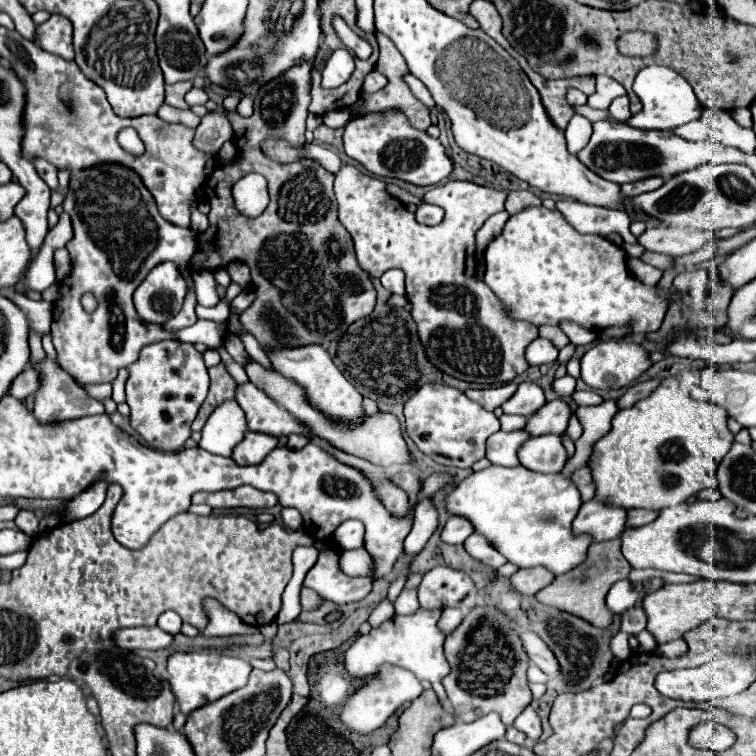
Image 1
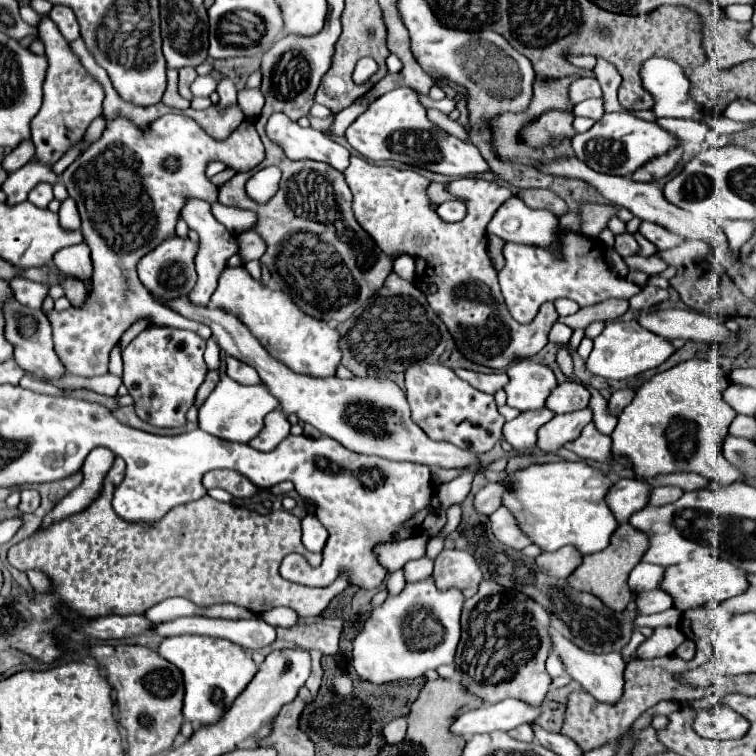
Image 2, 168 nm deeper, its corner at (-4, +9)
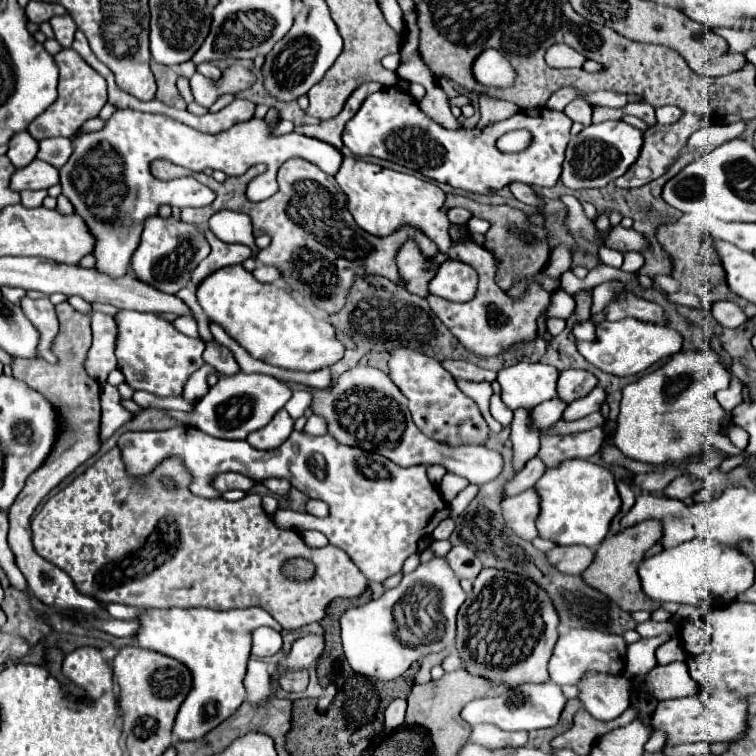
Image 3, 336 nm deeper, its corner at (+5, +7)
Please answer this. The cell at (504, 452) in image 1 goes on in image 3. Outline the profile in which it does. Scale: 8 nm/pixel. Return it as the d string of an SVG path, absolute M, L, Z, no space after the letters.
M554 397L550 401L544 401L542 405L536 405L532 409L532 427L548 429L550 425L554 425L554 421L558 421L562 417L566 407L568 407L568 403L558 399L558 397Z

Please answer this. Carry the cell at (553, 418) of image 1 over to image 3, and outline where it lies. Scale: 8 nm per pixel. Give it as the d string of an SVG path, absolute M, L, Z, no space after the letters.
M568 369L560 373L558 379L558 397L562 397L566 403L572 403L578 397L586 397L594 387L598 379L582 369Z

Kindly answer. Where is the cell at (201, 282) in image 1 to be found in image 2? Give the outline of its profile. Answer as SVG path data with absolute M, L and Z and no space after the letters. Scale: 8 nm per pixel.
M245 267L225 269L219 277L219 285L211 295L211 305L233 311L249 331L259 339L259 343L279 361L287 363L289 369L307 373L311 377L335 377L341 365L339 333L319 319L303 315L299 307L283 291L271 291L261 281L255 281Z

